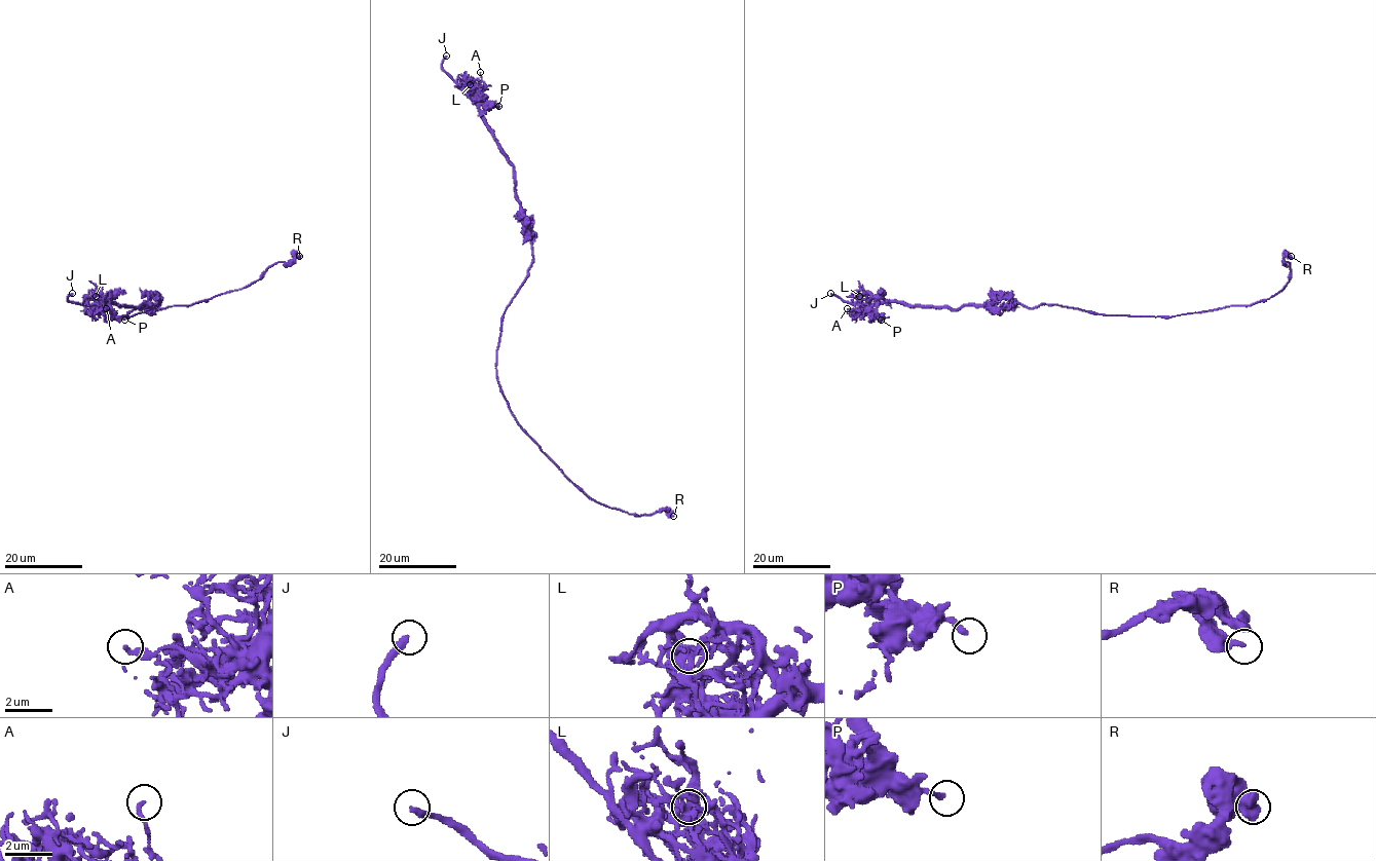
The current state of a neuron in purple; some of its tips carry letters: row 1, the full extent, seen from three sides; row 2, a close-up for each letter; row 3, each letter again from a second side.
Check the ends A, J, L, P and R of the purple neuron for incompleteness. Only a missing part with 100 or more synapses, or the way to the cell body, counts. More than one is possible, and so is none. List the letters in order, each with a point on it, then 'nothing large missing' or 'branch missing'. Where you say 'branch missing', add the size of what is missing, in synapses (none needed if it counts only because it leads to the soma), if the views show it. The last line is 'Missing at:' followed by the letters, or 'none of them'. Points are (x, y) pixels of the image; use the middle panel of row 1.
A: at (480, 72); nothing large missing
J: at (446, 55); branch missing
L: at (470, 84); nothing large missing
P: at (498, 106); nothing large missing
R: at (673, 516); nothing large missing
Missing at: J

